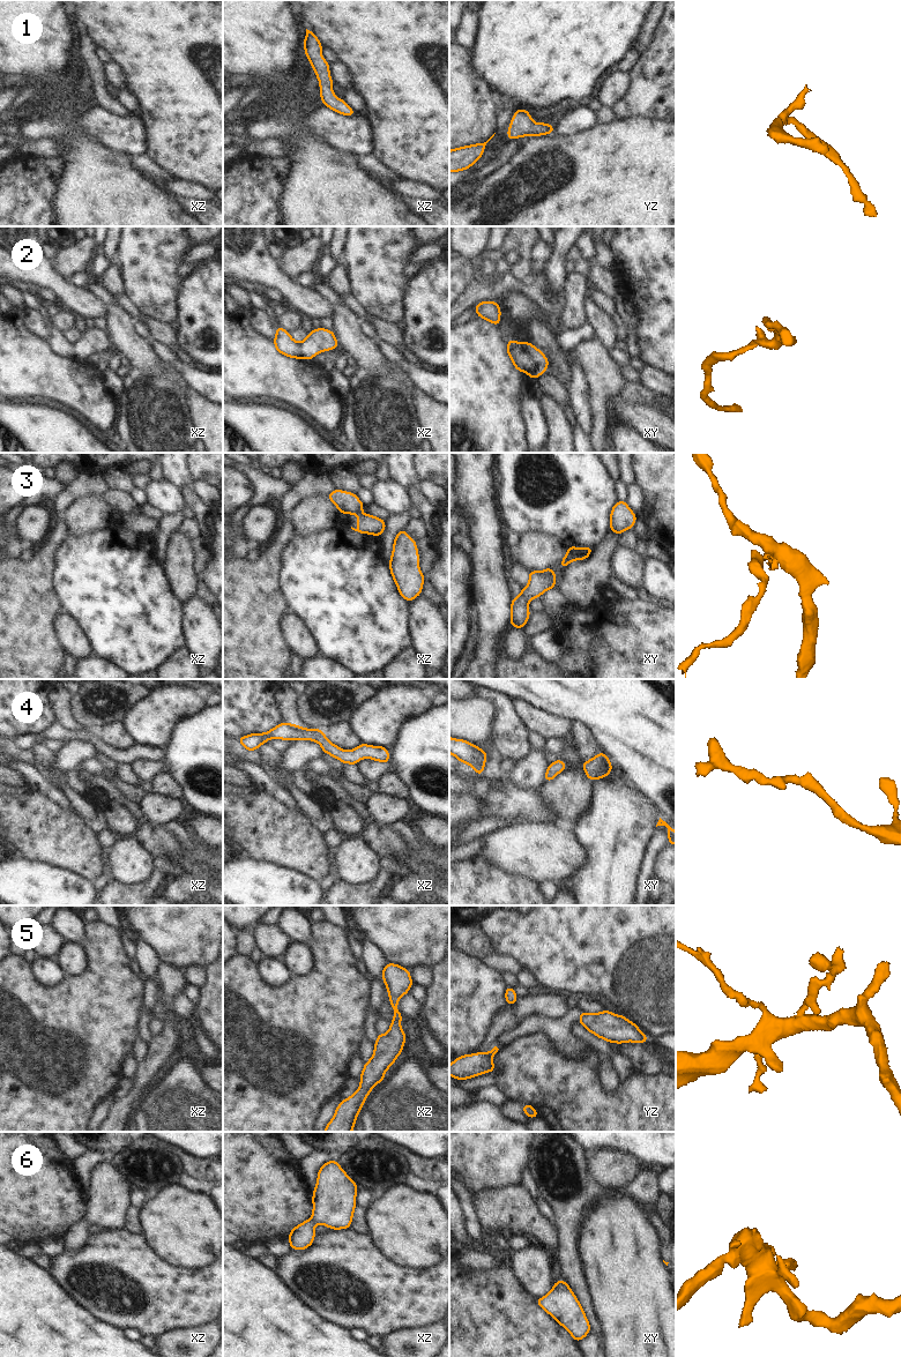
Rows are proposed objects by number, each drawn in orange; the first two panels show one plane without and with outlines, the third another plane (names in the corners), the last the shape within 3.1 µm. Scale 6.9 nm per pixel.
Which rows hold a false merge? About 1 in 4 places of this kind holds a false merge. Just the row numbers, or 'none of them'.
3, 5

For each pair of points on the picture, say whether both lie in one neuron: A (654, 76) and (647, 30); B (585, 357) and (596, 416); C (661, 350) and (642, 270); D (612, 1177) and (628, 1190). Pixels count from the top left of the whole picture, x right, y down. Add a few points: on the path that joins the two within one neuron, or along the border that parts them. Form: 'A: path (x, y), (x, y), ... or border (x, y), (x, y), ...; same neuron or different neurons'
A: border (660, 20), (653, 42), (640, 54); different neurons
B: path (598, 372), (598, 401); same neuron
C: path (661, 330), (661, 290); same neuron
D: border (640, 1171), (619, 1190); different neurons

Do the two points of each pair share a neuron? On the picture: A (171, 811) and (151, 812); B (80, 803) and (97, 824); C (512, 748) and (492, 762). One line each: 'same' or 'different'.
A: same
B: same
C: different

